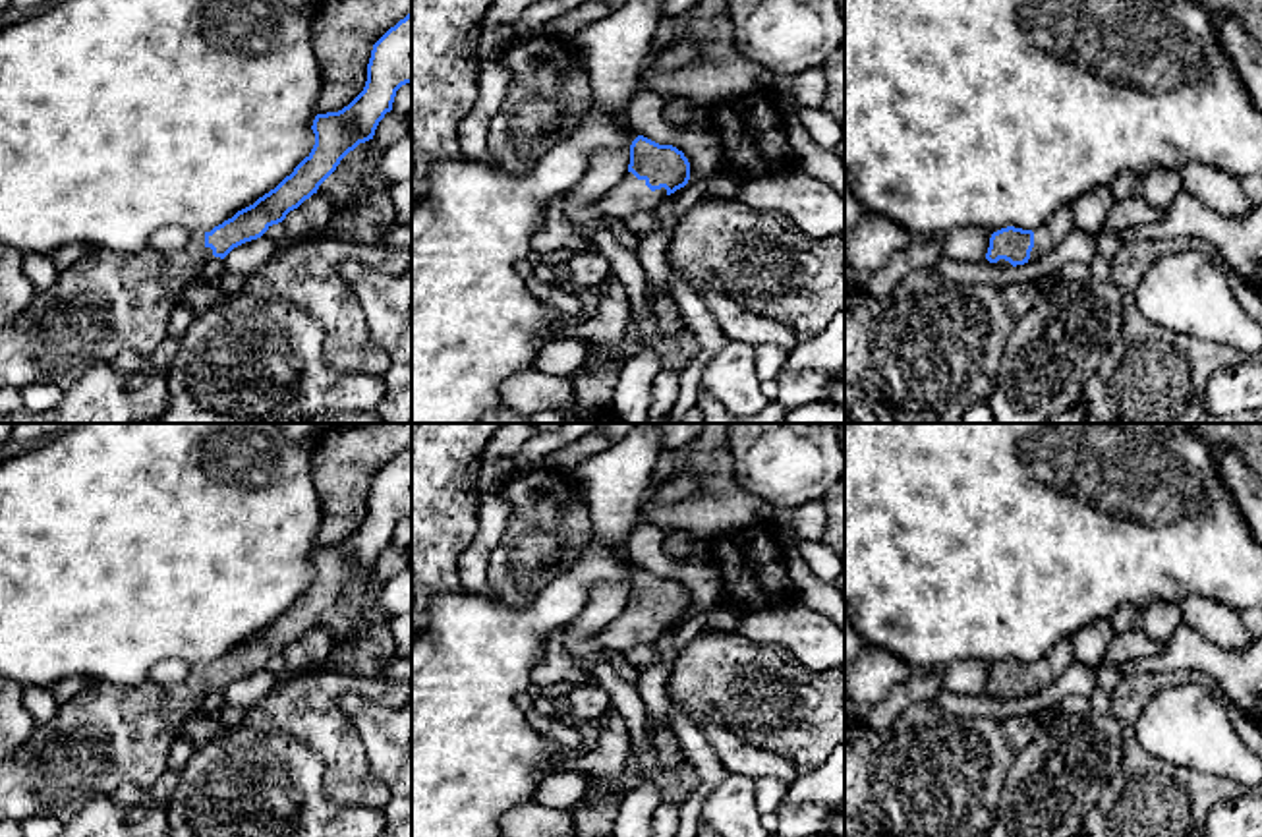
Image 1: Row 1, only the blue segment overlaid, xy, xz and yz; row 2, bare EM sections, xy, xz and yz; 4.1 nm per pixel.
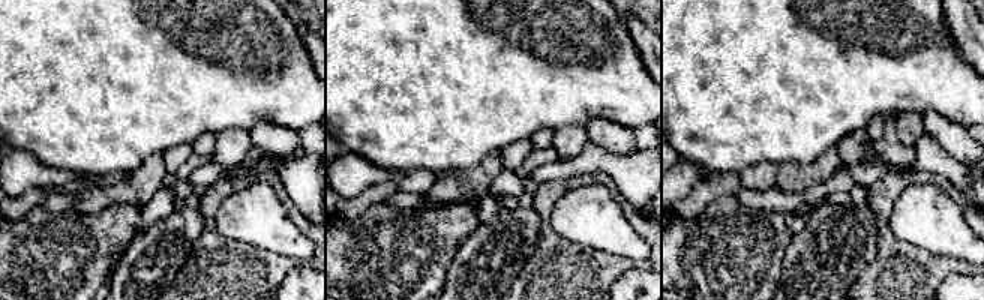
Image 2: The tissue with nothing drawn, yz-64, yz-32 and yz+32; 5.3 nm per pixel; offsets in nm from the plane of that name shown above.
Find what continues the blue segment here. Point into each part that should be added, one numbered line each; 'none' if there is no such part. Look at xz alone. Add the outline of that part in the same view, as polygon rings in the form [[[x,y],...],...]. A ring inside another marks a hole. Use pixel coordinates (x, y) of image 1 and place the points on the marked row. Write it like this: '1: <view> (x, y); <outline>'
1: xz (629, 196); [[[626,172],[622,180],[601,195],[597,211],[607,218],[628,218],[638,211],[657,211],[667,199],[667,189],[651,191],[645,180],[638,180],[632,172]]]

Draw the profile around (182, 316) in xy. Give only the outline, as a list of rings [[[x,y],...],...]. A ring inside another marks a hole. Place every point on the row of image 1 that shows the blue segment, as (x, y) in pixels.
[[[176,303],[170,313],[166,334],[180,342],[187,327],[191,325],[193,317],[195,315],[187,303]]]

